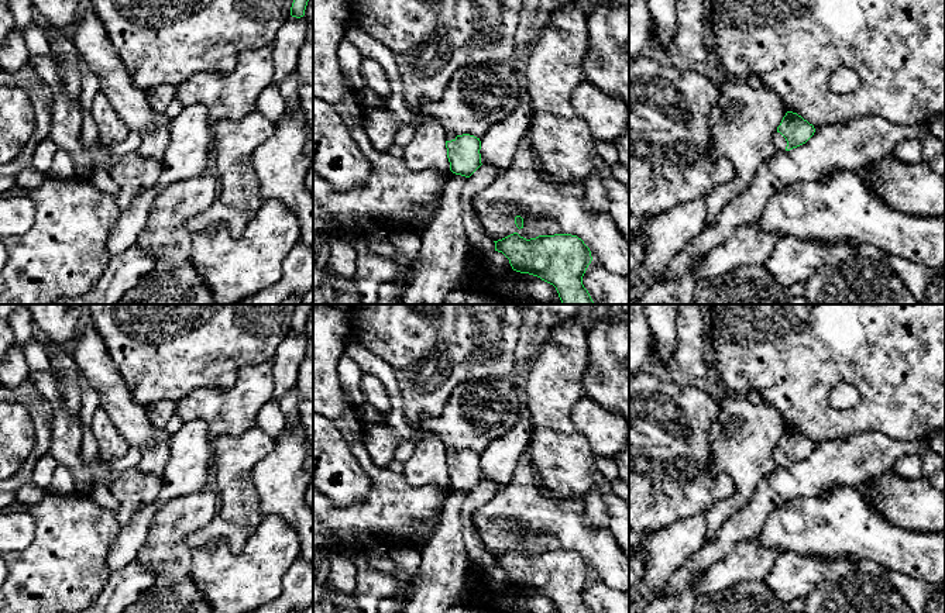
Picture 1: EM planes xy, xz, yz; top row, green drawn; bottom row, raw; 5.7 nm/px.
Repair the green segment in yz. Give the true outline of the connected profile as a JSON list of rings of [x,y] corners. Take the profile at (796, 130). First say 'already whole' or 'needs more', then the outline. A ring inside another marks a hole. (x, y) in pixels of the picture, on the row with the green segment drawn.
needs more; [[[787,111],[773,135],[773,145],[779,151],[790,151],[805,144],[815,132],[812,124],[793,111]]]

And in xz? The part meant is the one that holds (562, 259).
already whole; [[[513,233],[494,242],[495,251],[509,259],[513,271],[553,285],[563,304],[594,304],[583,285],[592,256],[577,235],[554,234],[526,240]]]

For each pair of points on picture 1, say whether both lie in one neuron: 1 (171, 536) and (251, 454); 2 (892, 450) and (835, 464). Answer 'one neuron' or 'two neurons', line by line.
1: two neurons
2: one neuron

